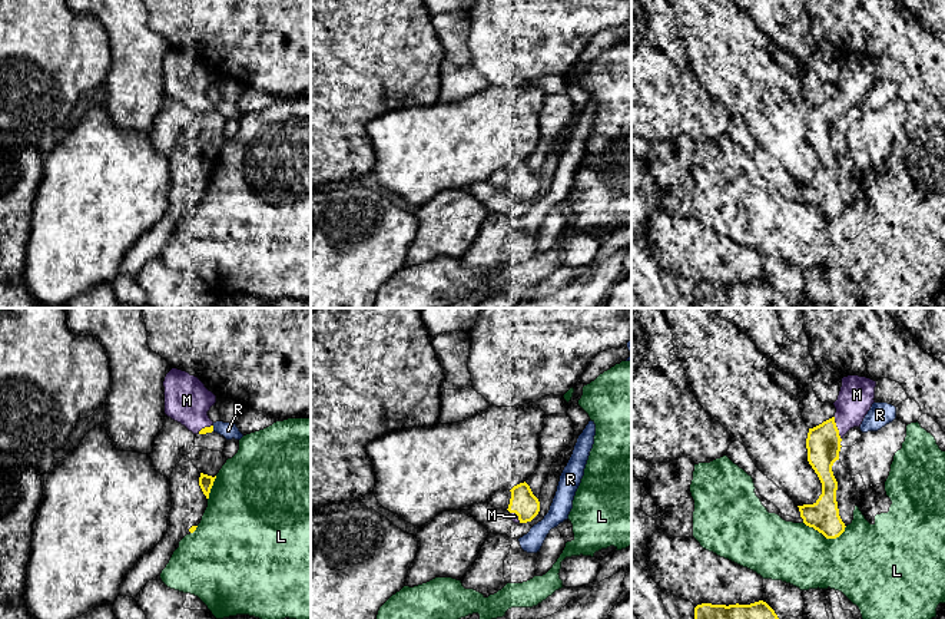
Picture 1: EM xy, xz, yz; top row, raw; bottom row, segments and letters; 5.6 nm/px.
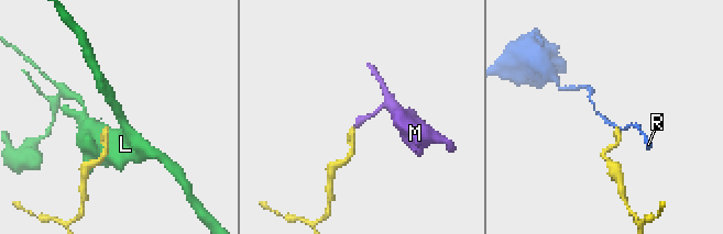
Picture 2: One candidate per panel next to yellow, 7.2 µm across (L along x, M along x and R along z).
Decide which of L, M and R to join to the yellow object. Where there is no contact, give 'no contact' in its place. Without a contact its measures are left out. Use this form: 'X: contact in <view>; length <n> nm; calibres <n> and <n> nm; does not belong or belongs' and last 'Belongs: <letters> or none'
L: contact in yz; length 260 nm; calibres 180 and 380 nm; does not belong
M: contact in yz; length 130 nm; calibres 190 and 200 nm; belongs
R: contact in xy; length 30 nm; calibres 40 and 90 nm; does not belong
Belongs: M

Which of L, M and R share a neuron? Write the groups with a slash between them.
L / M / R

